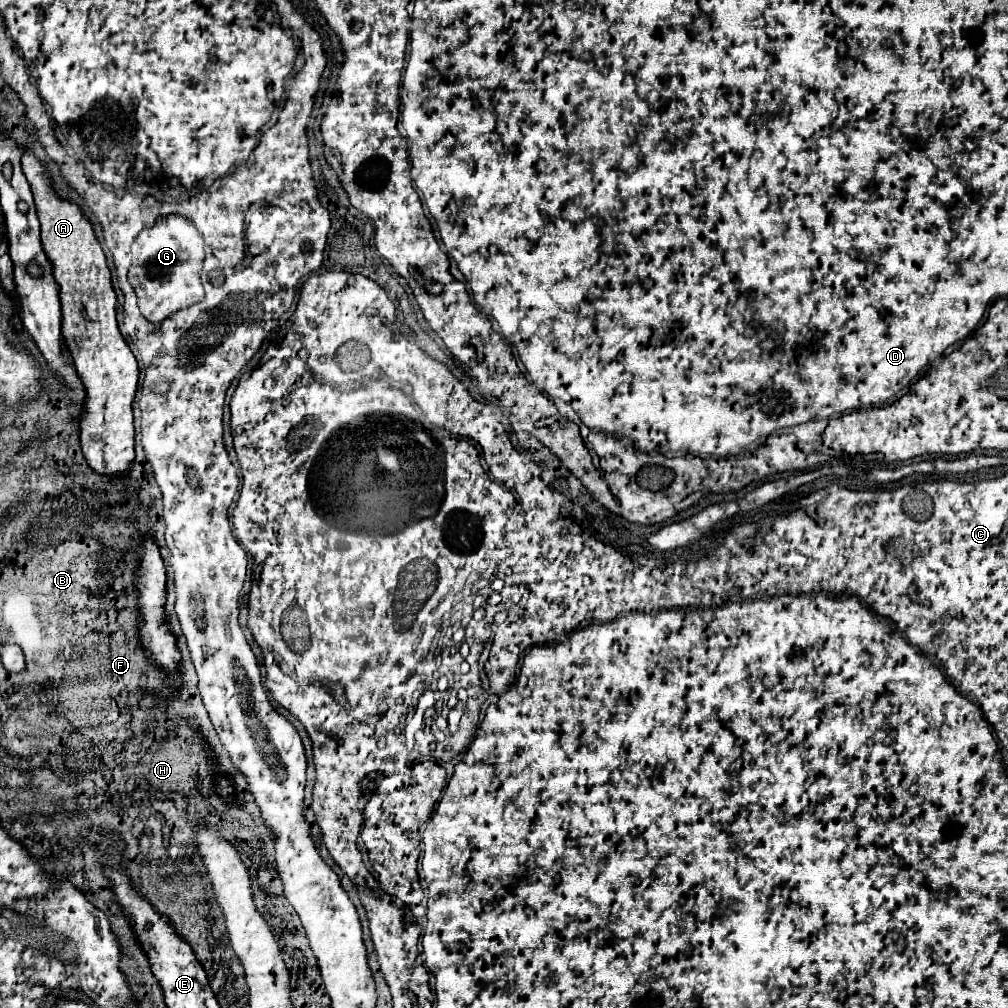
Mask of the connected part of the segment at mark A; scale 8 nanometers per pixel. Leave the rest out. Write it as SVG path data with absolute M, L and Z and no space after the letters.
M26 152L22 156L22 170L30 182L32 194L34 194L34 202L38 208L38 218L42 224L42 244L44 250L48 254L48 258L54 264L54 278L60 284L60 298L62 298L62 334L66 340L66 346L72 354L74 366L86 386L88 398L86 398L86 412L82 416L82 454L86 458L86 464L100 476L104 478L112 478L112 476L124 476L134 462L134 424L132 424L132 398L136 392L136 384L138 384L138 364L136 358L132 354L132 350L128 348L128 344L124 342L118 324L116 324L116 294L114 288L110 284L110 270L106 266L106 256L100 248L100 242L94 236L94 230L90 226L90 222L82 216L80 208L72 202L66 200L58 200L46 168L38 162L38 158L32 152Z

